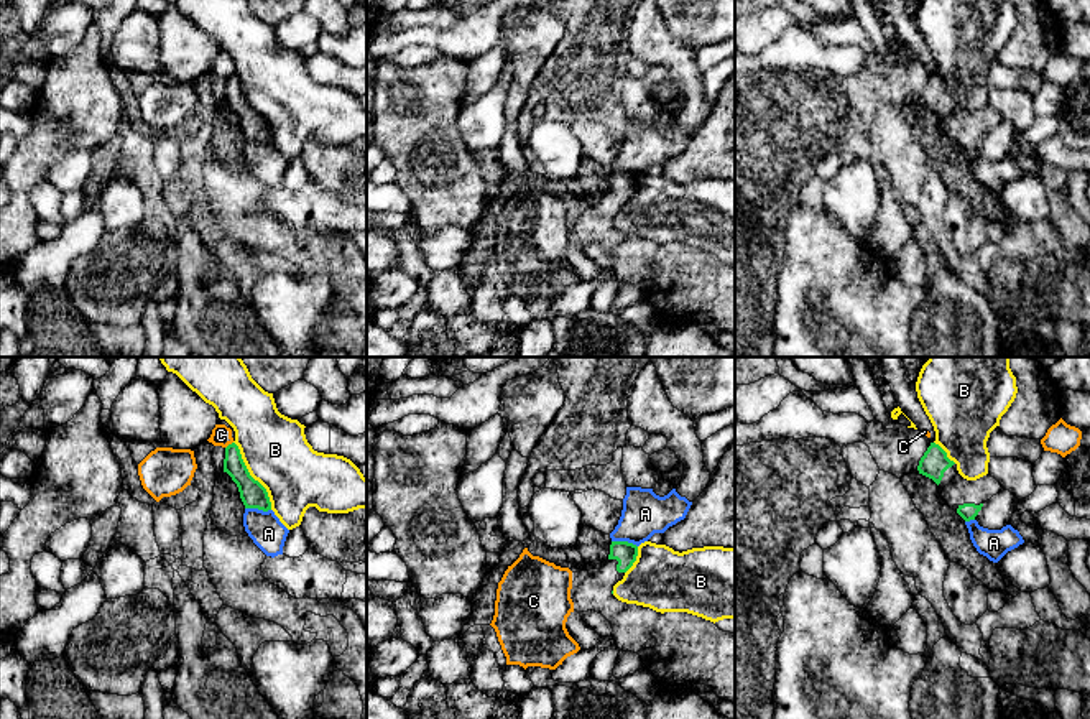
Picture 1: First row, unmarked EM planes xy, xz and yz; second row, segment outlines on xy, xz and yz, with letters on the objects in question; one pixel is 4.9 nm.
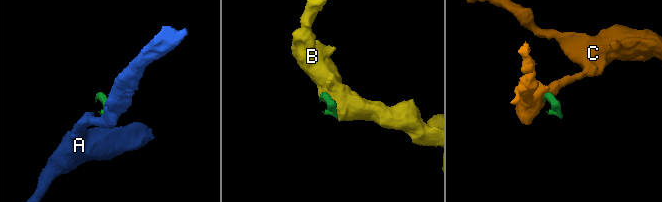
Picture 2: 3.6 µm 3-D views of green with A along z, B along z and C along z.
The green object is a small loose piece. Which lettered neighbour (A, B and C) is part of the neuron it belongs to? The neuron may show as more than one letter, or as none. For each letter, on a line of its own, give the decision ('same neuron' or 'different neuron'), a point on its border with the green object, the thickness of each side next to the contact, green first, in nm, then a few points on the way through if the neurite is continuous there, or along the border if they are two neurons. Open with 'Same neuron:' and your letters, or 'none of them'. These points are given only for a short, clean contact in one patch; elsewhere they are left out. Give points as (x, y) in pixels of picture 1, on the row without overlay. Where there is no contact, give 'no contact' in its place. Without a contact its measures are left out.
Same neuron: none of them
A: different neuron; contact xy (258, 140); calibres 130 and 170 nm; border xy (245, 139), (270, 142)
B: different neuron; contact xy (250, 107); calibres 130 and 320 nm
C: different neuron; contact xy (229, 76); calibres 110 and 100 nm; border xy (232, 73), (226, 79)

